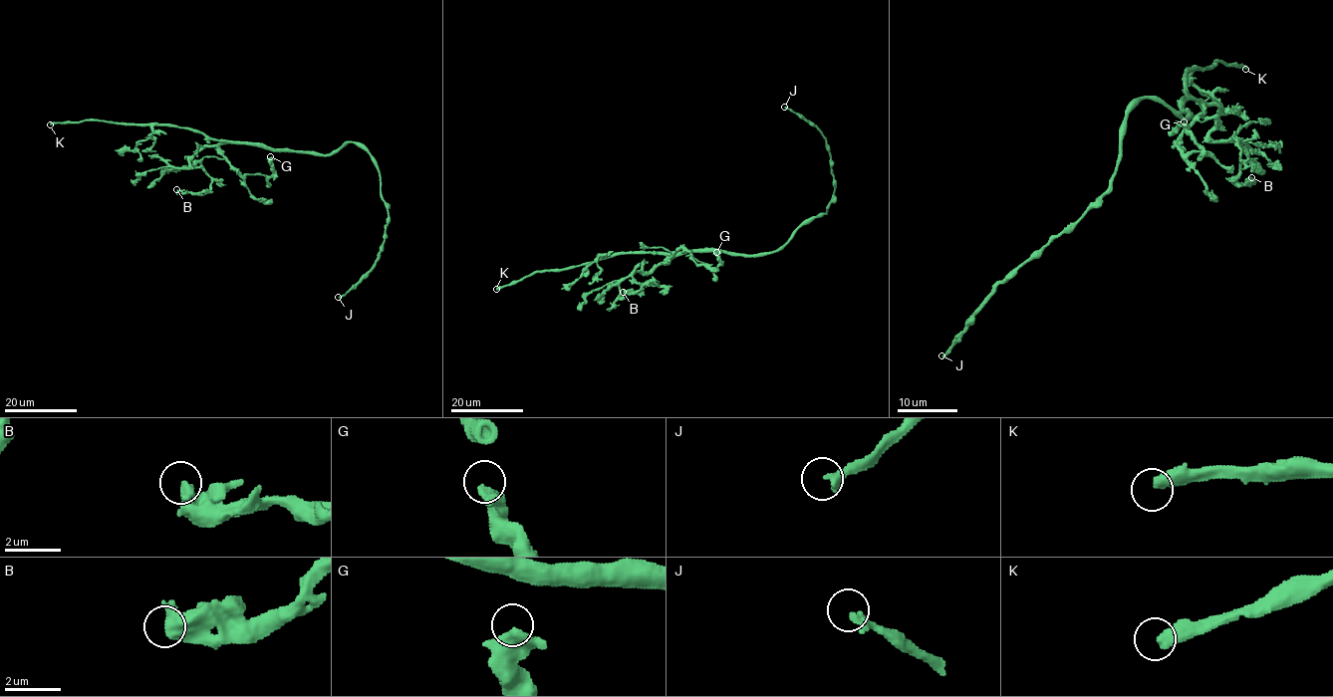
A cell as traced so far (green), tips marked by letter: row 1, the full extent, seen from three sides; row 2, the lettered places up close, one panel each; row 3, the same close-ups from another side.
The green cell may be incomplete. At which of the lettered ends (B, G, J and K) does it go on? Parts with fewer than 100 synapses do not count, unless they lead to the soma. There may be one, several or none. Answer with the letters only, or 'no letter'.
K

